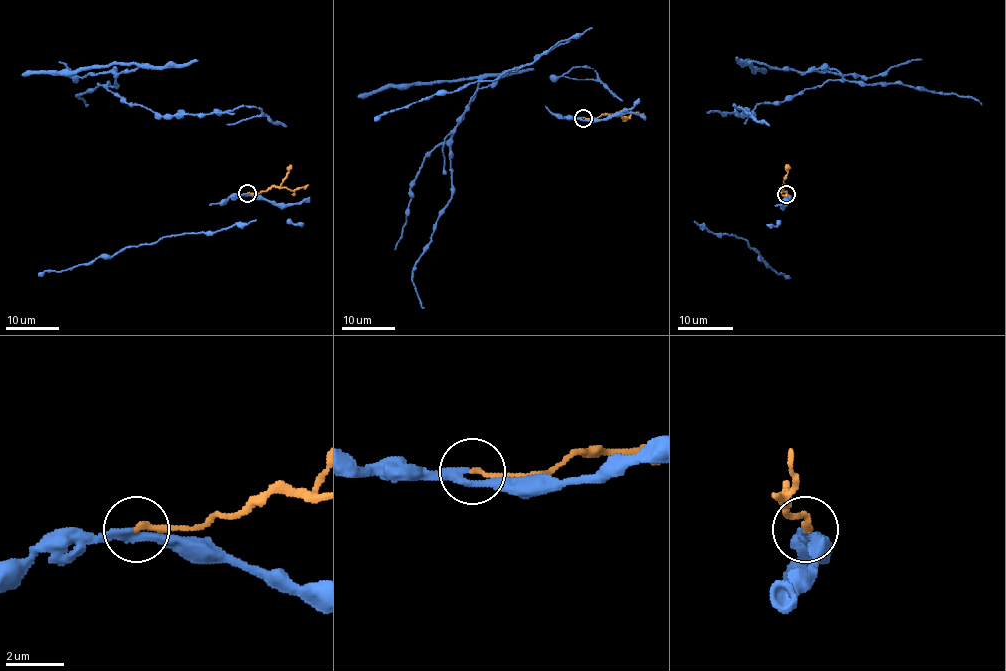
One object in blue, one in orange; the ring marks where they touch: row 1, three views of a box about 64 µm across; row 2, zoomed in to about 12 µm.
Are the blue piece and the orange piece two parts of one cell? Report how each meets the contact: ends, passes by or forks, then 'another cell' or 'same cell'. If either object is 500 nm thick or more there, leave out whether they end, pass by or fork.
blue passes by | orange ends | another cell

